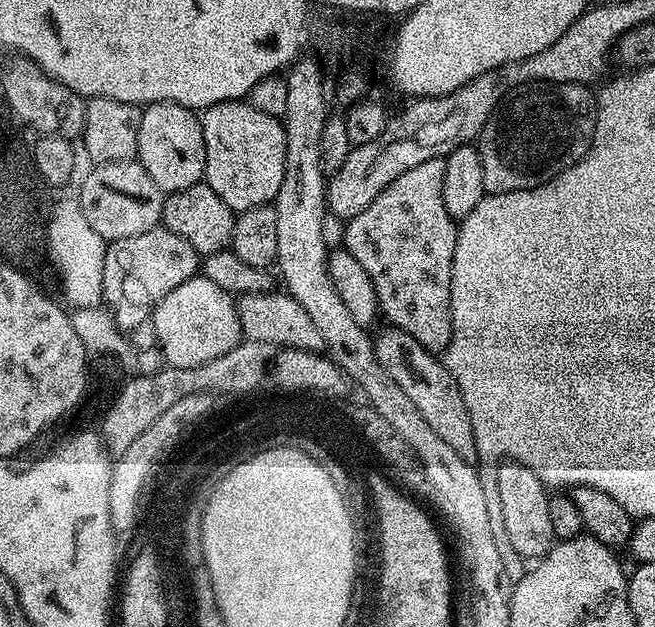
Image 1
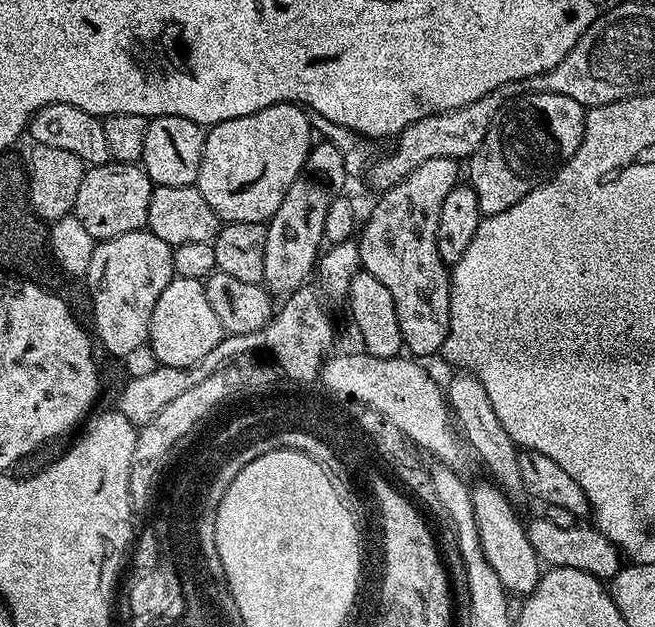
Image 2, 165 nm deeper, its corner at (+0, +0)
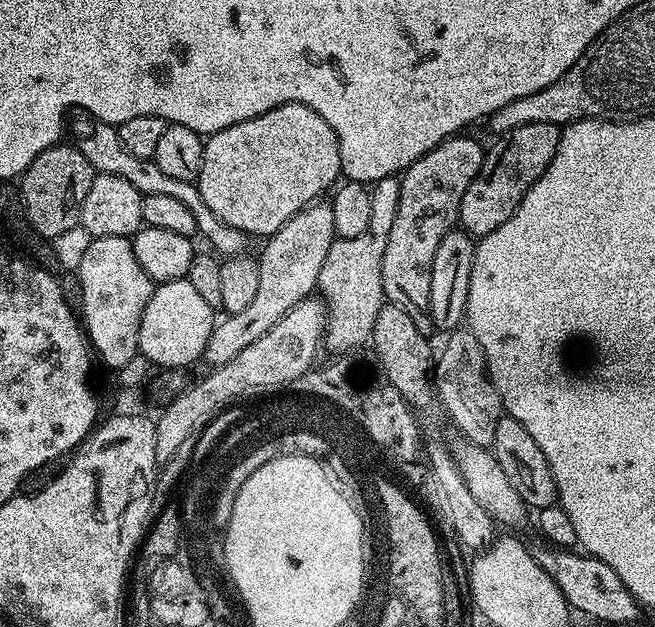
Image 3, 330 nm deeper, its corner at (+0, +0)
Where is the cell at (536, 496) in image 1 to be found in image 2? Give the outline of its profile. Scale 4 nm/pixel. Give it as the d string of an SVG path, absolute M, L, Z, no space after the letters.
M464 370L446 384L446 399L451 415L458 421L459 431L463 439L480 455L488 466L492 477L505 493L520 492L523 489L522 474L519 473L518 445L506 434L502 422L498 422L498 414L494 414L494 406L490 406L490 398L486 394L486 386L471 371Z

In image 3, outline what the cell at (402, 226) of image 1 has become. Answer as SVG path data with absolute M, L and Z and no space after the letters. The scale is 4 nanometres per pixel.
M468 134L449 136L434 150L422 154L399 177L400 197L398 198L398 214L394 214L394 226L386 238L386 252L382 254L382 286L387 303L396 304L409 314L423 313L430 302L430 270L434 266L434 254L438 251L438 242L457 223L460 215L462 194L466 194L466 186L474 182L478 170L482 170L485 145L471 140Z

